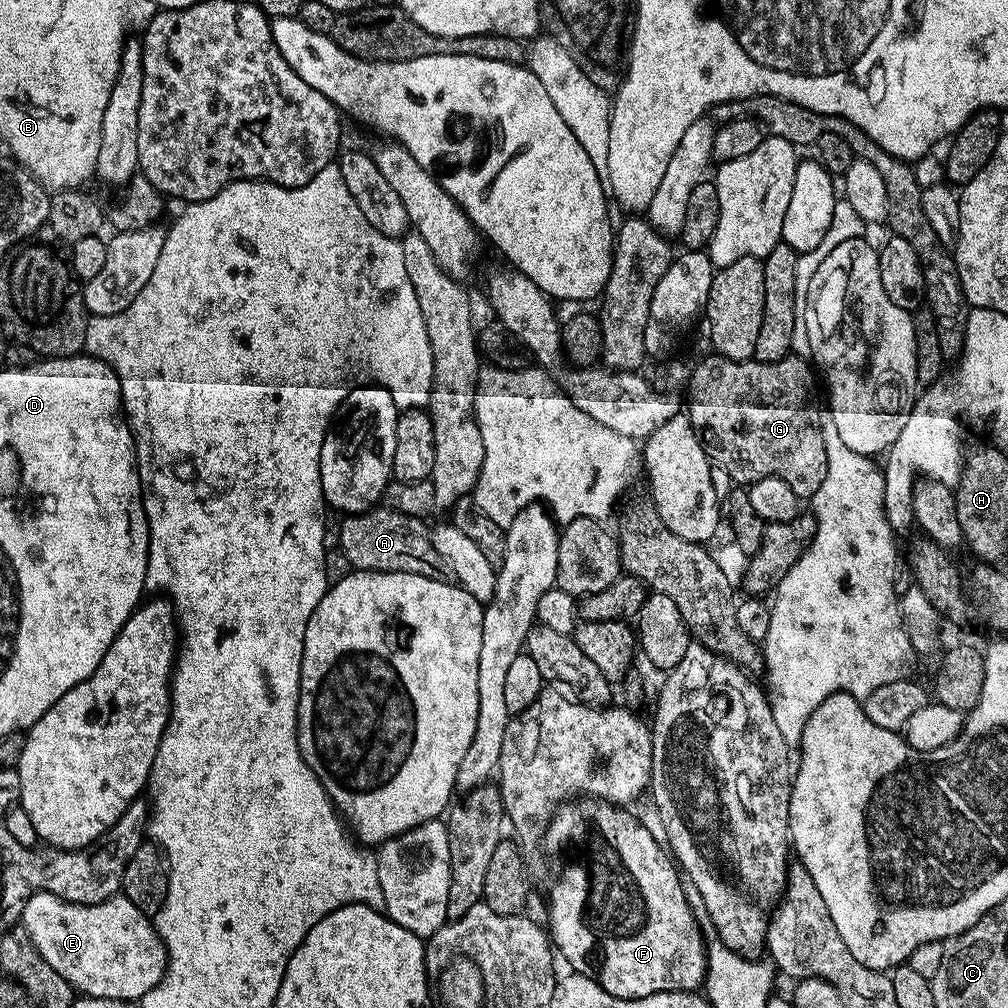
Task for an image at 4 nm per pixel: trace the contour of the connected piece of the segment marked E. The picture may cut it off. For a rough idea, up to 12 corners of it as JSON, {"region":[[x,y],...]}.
{"region":[[33,892],[22,927],[77,993],[139,1002],[168,952],[123,894]]}

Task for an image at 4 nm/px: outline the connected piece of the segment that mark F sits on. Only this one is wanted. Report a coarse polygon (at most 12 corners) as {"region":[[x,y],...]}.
{"region":[[595,798],[543,832],[550,939],[623,1000],[696,992],[671,855]]}

